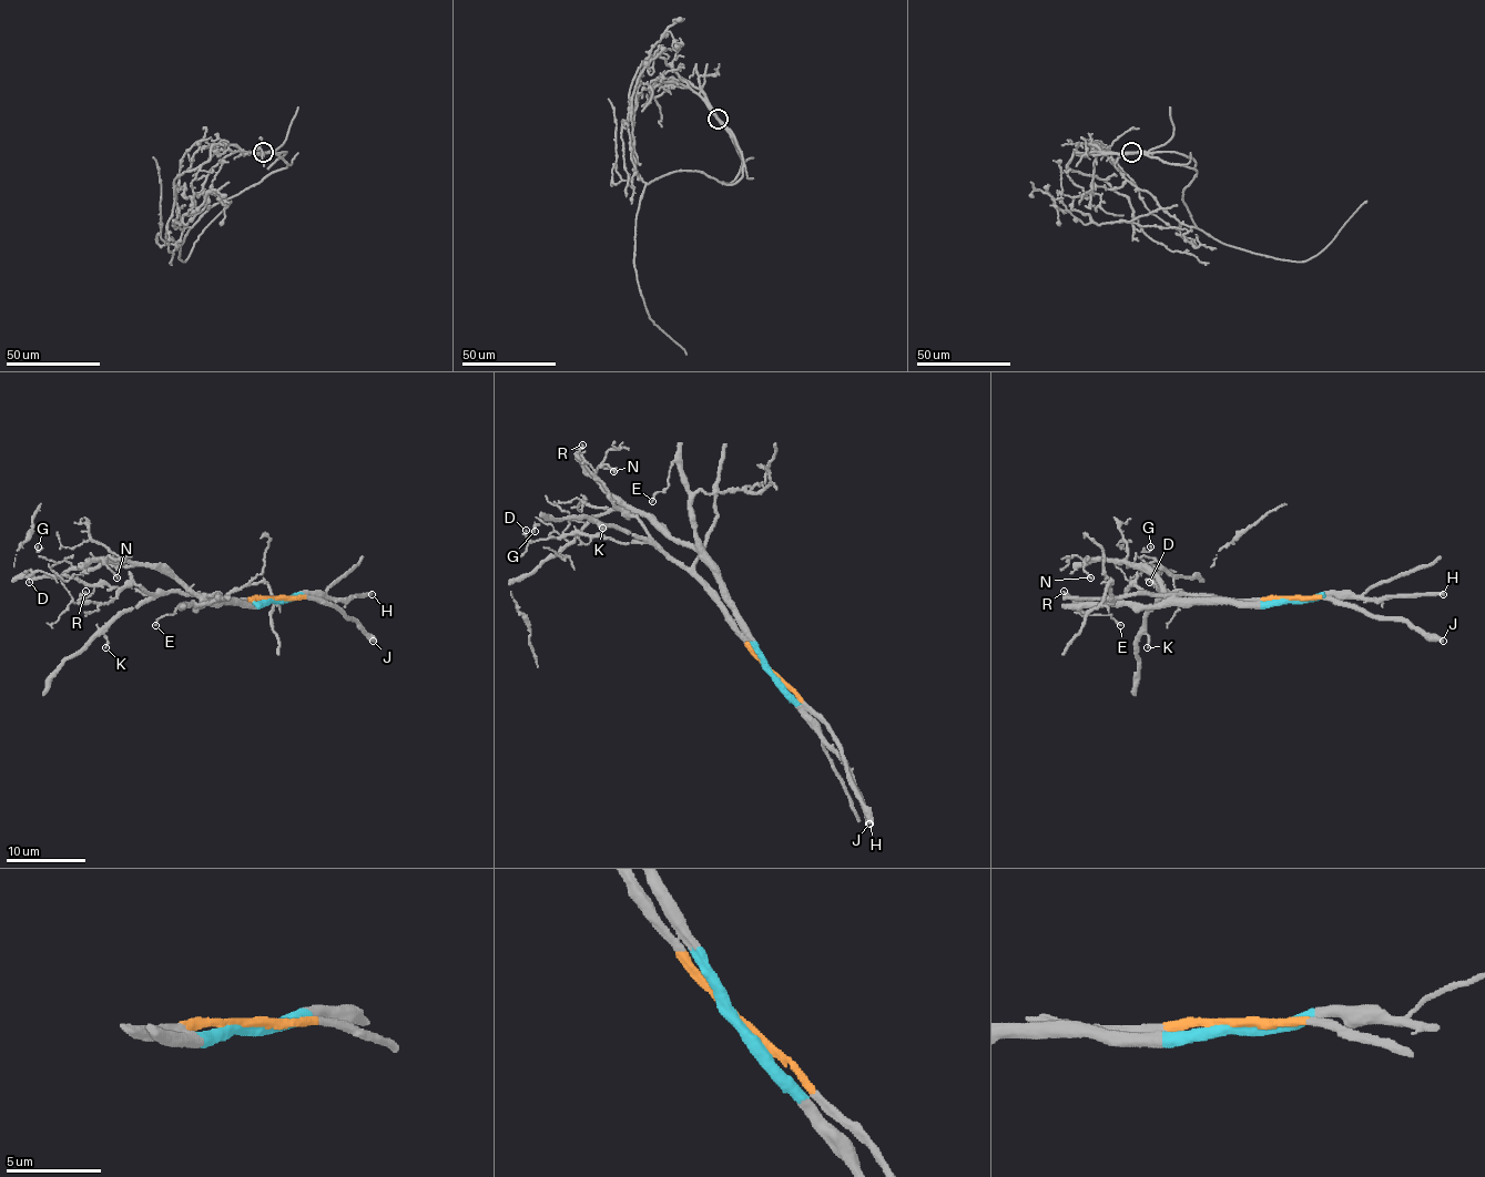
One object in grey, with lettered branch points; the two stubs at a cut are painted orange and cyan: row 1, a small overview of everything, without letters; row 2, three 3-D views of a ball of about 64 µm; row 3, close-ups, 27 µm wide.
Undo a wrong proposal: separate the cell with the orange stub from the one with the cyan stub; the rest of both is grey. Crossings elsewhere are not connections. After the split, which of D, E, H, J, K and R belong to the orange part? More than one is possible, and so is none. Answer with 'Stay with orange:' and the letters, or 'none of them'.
Stay with orange: D, J, K, R

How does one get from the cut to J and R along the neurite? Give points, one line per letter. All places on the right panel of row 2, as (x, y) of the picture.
J: (1293, 597), (1334, 597), (1367, 615), (1400, 617), (1443, 641)
R: (1293, 597), (1212, 600), (1178, 592), (1147, 594), (1132, 584), (1117, 600), (1099, 603), (1074, 602), (1064, 592)

